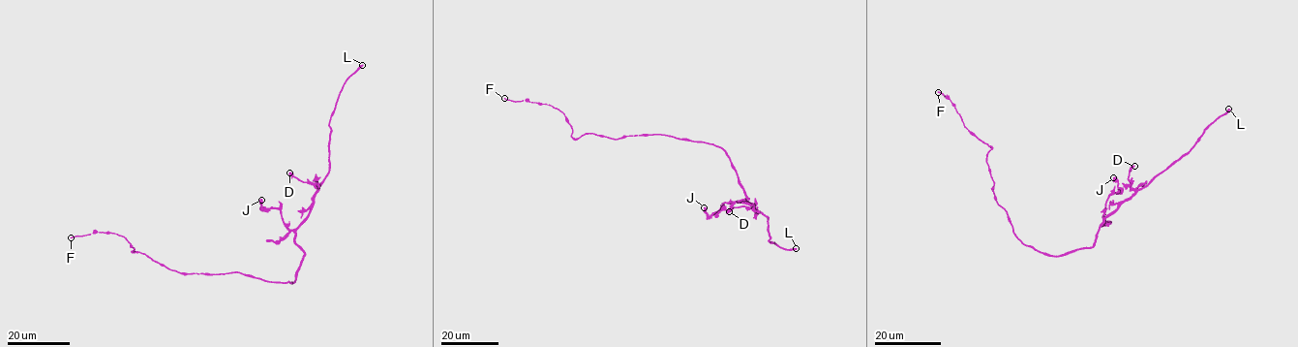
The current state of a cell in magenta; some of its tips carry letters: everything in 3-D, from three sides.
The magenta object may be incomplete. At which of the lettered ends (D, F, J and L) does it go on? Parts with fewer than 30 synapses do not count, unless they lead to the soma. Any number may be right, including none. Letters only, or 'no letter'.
L

